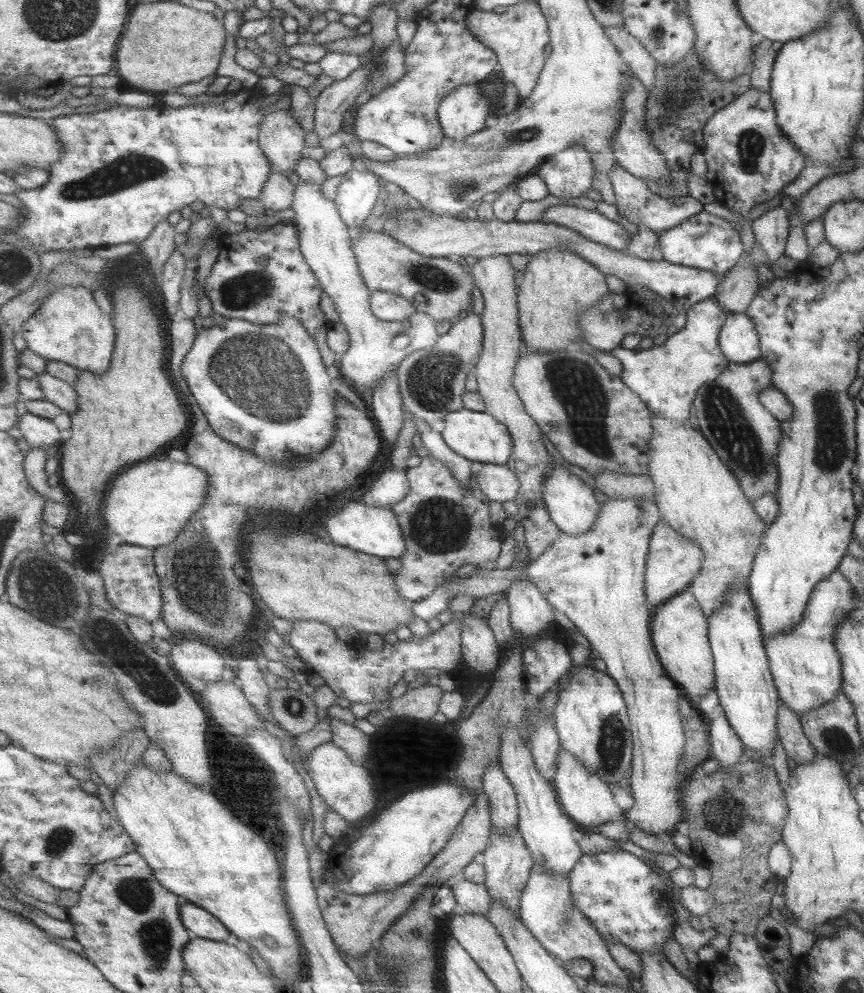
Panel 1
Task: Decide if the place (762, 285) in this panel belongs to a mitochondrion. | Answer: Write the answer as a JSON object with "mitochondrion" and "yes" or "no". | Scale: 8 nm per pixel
{"mitochondrion":"no"}

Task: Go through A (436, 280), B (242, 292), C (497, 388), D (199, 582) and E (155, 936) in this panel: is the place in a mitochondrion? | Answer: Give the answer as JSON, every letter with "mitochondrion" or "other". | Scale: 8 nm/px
{"A":"mitochondrion","B":"mitochondrion","C":"other","D":"mitochondrion","E":"mitochondrion"}

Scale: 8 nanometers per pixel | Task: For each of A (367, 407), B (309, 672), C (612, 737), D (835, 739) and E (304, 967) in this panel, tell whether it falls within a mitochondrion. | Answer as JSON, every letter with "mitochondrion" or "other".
{"A":"other","B":"other","C":"mitochondrion","D":"mitochondrion","E":"other"}

